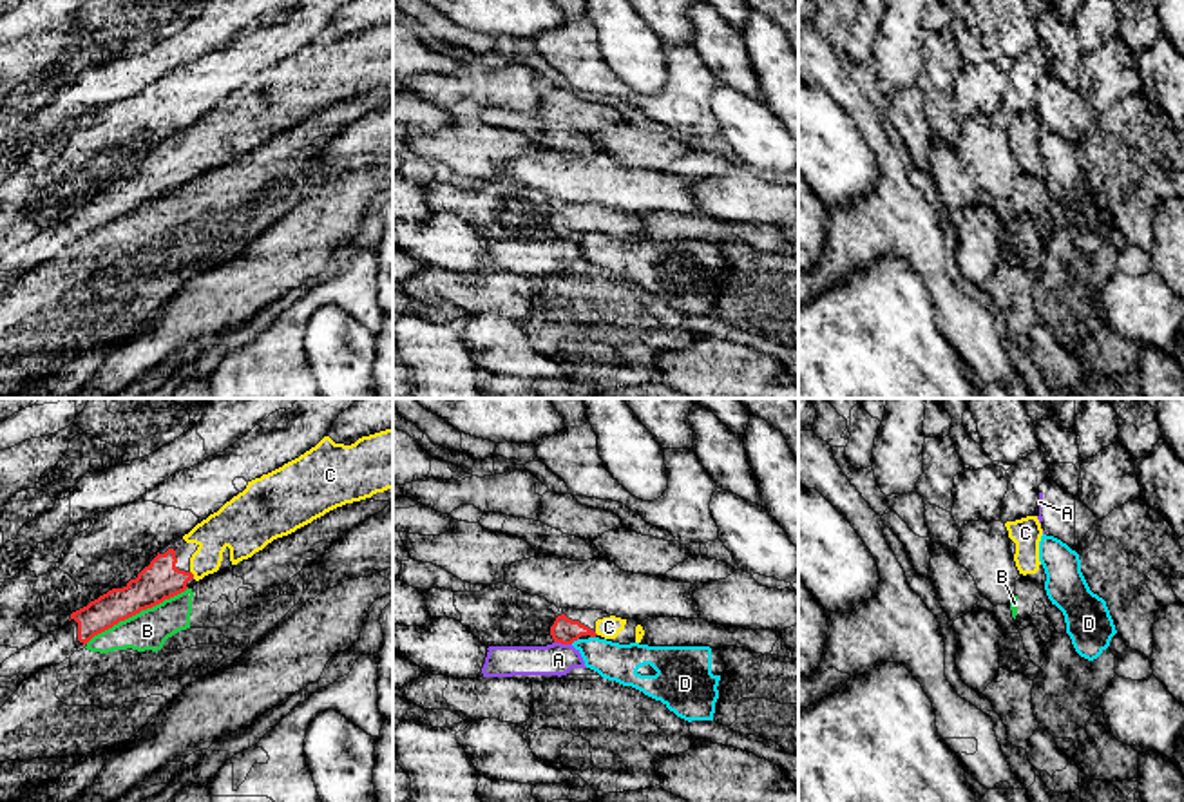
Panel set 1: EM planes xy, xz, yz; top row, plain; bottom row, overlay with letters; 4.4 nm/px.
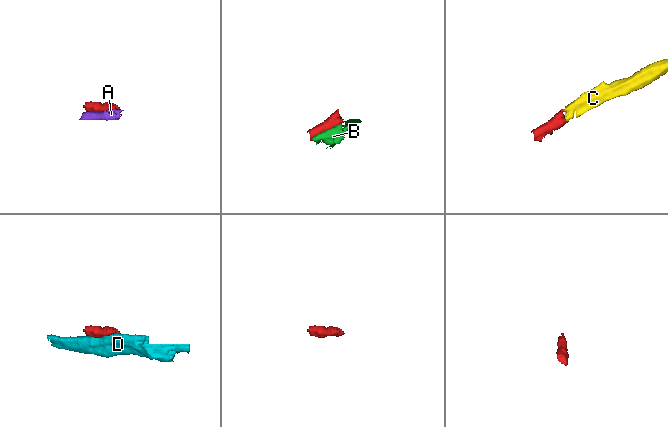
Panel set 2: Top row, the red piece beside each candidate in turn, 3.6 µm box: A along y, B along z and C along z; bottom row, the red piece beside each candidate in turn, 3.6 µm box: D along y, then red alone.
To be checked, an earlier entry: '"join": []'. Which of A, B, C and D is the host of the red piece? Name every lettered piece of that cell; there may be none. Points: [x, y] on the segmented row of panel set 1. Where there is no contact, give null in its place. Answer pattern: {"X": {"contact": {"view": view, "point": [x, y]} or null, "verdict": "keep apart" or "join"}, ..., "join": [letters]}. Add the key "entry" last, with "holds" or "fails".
{"A": {"contact": {"view": "xz", "point": [563, 643]}, "verdict": "keep apart"}, "B": {"contact": {"view": "xy", "point": [136, 612]}, "verdict": "keep apart"}, "C": {"contact": {"view": "xy", "point": [192, 574]}, "verdict": "join"}, "D": {"contact": {"view": "xz", "point": [574, 639]}, "verdict": "keep apart"}, "join": ["C"], "entry": "fails"}

